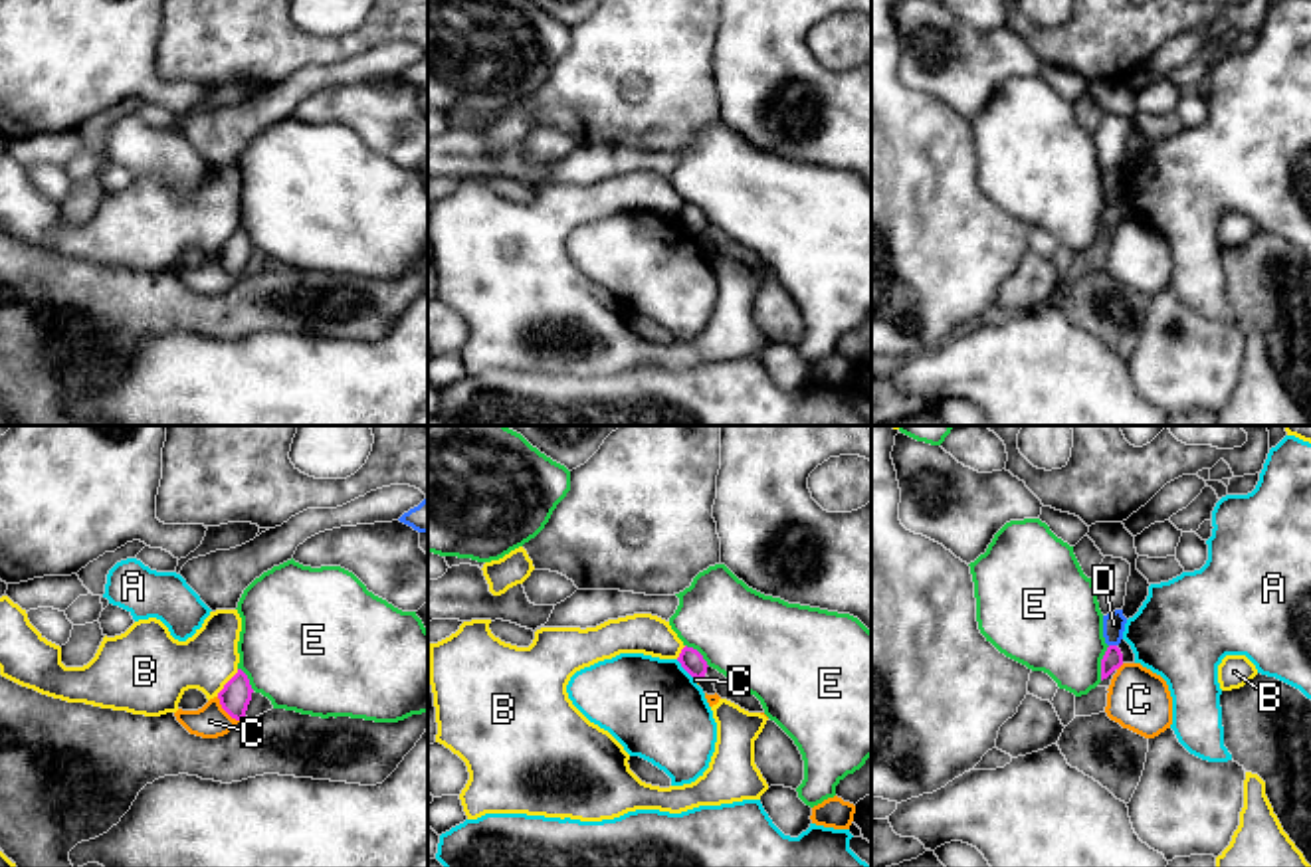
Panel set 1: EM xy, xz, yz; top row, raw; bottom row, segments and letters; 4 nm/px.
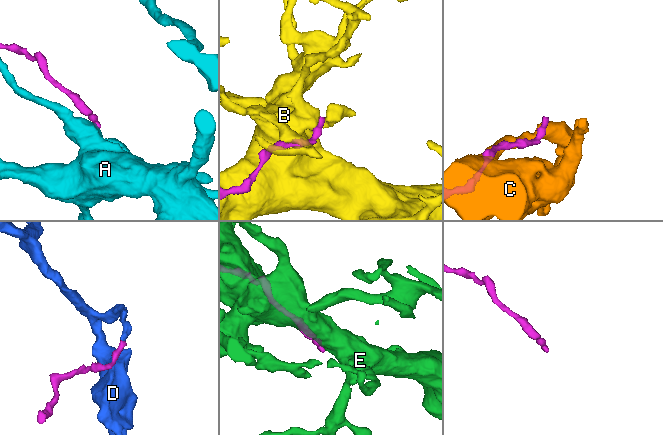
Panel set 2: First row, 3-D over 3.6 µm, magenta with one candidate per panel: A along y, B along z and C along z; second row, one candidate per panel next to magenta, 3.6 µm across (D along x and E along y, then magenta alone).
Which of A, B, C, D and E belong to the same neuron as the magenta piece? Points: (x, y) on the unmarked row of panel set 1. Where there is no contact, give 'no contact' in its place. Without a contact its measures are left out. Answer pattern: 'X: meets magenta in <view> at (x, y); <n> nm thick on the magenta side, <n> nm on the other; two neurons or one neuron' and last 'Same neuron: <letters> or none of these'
A: meets magenta in xz at (684, 224); 90 nm thick on the magenta side, 400 nm on the other; two neurons
B: meets magenta in xy at (226, 240); 120 nm thick on the magenta side, 240 nm on the other; two neurons
C: meets magenta in xy at (226, 268); 120 nm thick on the magenta side, 140 nm on the other; two neurons
D: meets magenta in yz at (1113, 202); 80 nm thick on the magenta side, 100 nm on the other; two neurons
E: meets magenta in yz at (1102, 220); 80 nm thick on the magenta side, 380 nm on the other; two neurons
Same neuron: none of these

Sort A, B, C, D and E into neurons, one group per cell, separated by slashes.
A / B / C / D / E

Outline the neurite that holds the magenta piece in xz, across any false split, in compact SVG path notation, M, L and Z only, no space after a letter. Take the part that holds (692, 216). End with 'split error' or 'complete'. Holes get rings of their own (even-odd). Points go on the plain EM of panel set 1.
M683 204L677 218L681 220L681 224L695 236L705 234L707 230L707 218L703 216L703 212L693 206L693 204Z; complete

